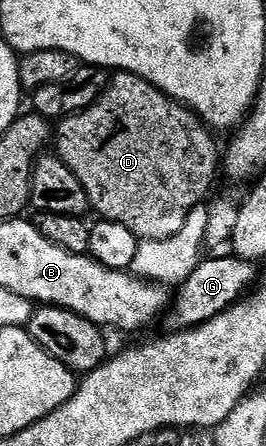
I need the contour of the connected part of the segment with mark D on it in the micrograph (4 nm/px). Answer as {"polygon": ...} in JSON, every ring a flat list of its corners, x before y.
{"polygon":[[115,72,110,75,103,95,90,108,81,110,78,114,71,114,58,123,57,142,59,138,59,150,57,150,57,154,71,169,73,176,77,176,77,180,81,182,81,188,87,193,90,209,96,210,100,219,121,224,125,228,129,228,129,232,133,232,136,238,144,242,152,242,153,240,165,240,169,236,181,232,189,212,212,193,212,191,210,192,211,181,215,178,215,166,217,170,220,165,221,154,219,150,218,152,215,151,215,142,211,139,210,133,212,134,212,131,192,111,179,105,169,95,158,90,153,84,146,82,144,78,139,78,135,74]]}

